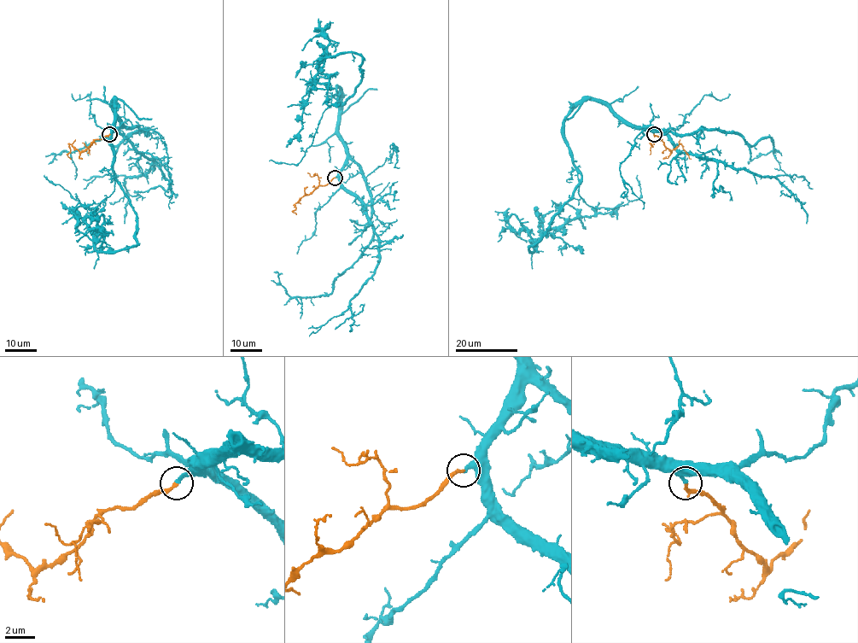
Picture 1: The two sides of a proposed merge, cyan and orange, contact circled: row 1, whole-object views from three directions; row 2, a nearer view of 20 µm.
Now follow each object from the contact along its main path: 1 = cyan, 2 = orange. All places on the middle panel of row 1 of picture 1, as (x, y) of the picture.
1: (335, 178), (347, 157), (337, 88), (342, 103), (354, 92), (360, 55), (320, 60), (302, 129), (286, 147)
2: (335, 178), (304, 195), (294, 205), (295, 208), (293, 212), (296, 214)

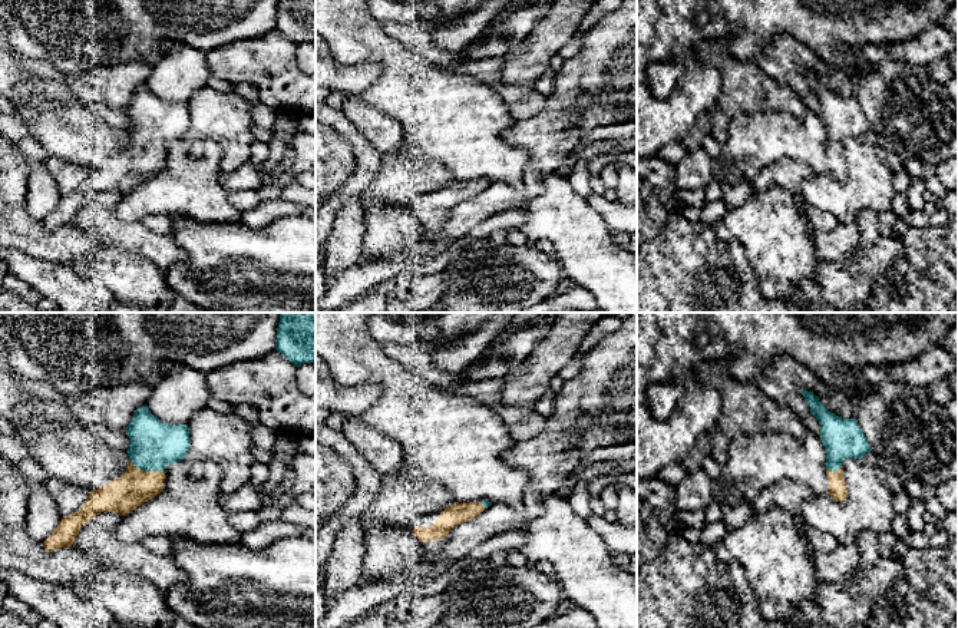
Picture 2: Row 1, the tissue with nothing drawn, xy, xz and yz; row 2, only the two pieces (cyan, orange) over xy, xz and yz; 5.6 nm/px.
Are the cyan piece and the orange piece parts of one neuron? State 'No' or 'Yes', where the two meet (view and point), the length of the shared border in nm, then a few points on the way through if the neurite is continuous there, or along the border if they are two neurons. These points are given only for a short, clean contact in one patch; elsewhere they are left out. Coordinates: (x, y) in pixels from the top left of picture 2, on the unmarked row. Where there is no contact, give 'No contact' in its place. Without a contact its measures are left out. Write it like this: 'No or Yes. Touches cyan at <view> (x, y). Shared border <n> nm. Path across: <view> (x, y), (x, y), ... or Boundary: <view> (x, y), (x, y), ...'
Yes. Touches cyan at xy (145, 148). Shared border 220 nm. Path across: xy (154, 124), (145, 148), (145, 155), (135, 165)

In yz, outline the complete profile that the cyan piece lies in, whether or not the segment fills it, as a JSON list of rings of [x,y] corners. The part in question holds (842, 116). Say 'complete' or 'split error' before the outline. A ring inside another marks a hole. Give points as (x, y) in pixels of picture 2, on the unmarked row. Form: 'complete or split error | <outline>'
split error | [[[802,67],[802,73],[810,86],[810,92],[819,99],[820,119],[826,129],[826,153],[829,173],[836,181],[848,176],[848,163],[843,156],[843,139],[848,136],[862,138],[871,130],[856,97],[842,97],[830,92],[813,72]]]

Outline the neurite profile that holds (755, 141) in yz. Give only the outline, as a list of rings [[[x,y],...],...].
[[[777,109],[743,112],[727,126],[727,141],[721,145],[721,155],[714,161],[714,176],[720,182],[729,208],[741,205],[751,195],[754,178],[766,166],[792,159],[806,163],[816,175],[829,171],[826,153],[826,129],[815,112],[806,109],[803,119]]]

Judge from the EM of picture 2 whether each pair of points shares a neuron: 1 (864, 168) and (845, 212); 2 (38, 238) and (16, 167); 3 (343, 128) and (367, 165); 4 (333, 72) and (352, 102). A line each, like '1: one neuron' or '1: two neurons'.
1: one neuron
2: one neuron
3: one neuron
4: two neurons

